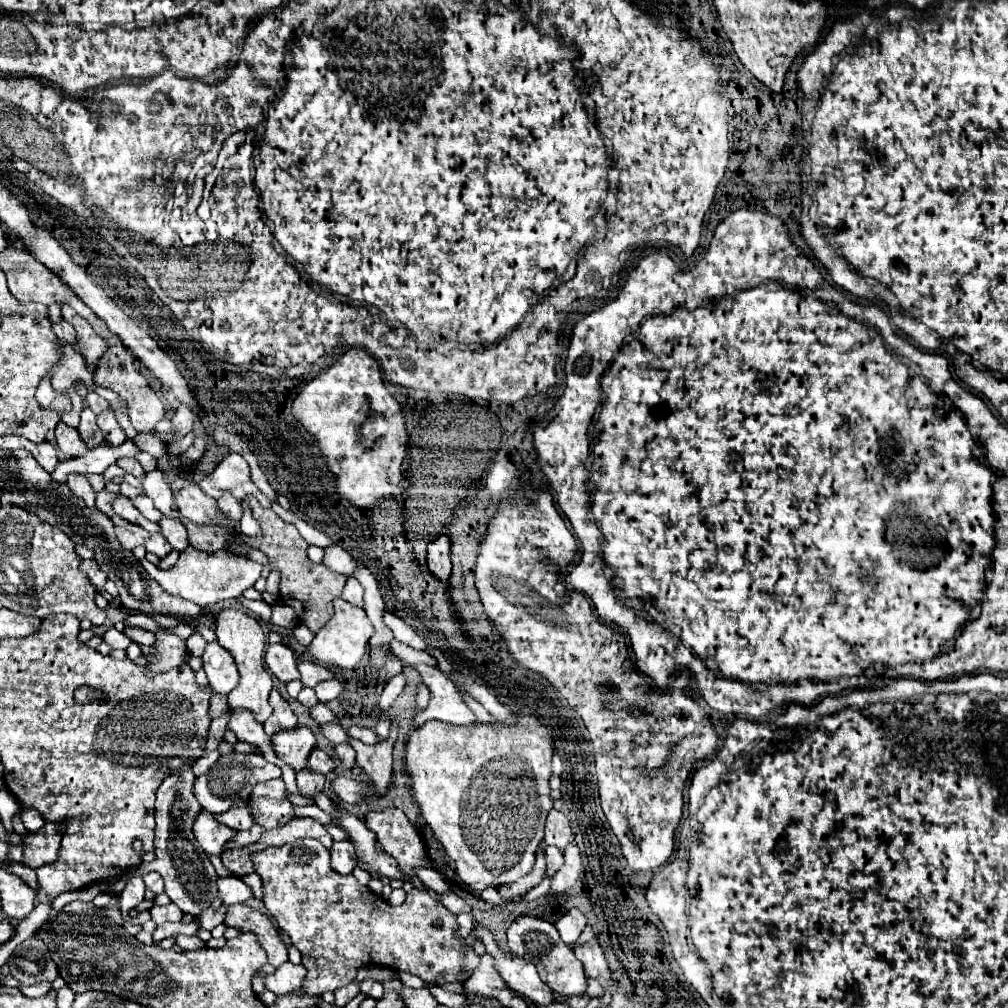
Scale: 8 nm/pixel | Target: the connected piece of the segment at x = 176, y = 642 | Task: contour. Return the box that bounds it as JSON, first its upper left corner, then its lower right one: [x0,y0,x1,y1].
[148,632,188,672]

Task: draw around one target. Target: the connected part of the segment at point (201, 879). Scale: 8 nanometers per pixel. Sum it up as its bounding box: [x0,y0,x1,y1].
[150,766,218,914]

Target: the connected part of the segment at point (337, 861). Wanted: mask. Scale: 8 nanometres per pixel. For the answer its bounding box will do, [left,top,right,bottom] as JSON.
[330,840,356,874]

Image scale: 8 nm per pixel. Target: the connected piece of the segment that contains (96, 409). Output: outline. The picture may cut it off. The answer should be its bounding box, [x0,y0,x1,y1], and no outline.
[86,392,108,414]

